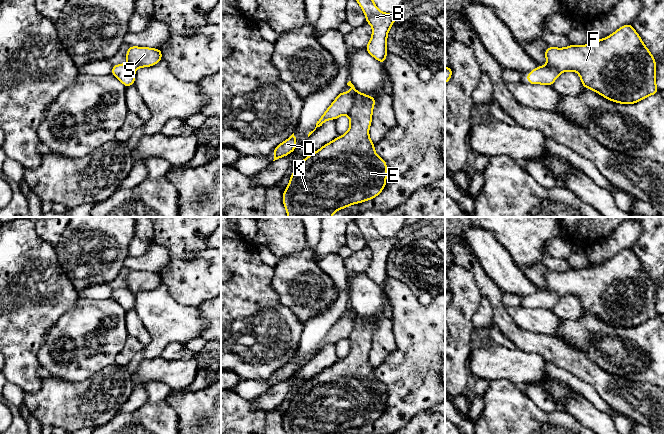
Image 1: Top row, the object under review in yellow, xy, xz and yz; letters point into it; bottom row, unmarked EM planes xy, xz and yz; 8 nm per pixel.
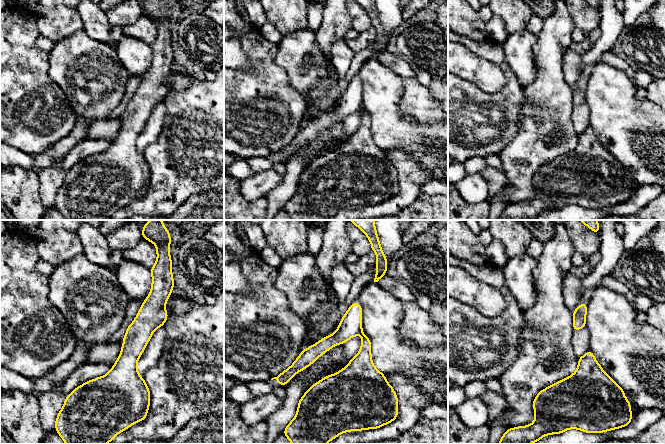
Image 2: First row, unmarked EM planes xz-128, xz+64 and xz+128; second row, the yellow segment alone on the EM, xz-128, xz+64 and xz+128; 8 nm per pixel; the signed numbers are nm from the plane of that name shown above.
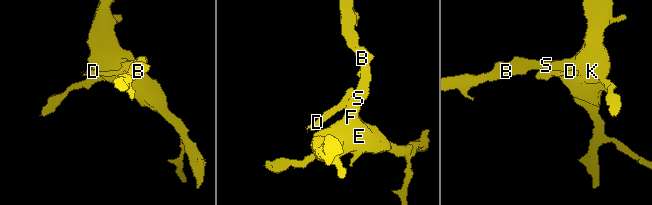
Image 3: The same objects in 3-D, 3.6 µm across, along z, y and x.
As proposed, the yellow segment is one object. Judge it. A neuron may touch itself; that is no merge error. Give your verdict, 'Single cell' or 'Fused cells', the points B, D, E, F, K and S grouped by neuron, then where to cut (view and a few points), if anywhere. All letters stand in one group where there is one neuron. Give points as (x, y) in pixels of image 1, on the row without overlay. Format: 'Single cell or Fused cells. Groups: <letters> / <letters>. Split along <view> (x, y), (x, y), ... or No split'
Fused cells. Groups: B E F K S / D. Split along xz (357, 315), (354, 326), (346, 338)

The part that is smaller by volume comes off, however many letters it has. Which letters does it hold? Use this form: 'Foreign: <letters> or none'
Foreign: D

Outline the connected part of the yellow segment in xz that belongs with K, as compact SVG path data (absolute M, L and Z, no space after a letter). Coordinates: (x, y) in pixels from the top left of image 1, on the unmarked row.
M356 316L347 338L349 354L303 383L291 399L283 416L286 434L340 434L381 417L386 409L387 387L376 378L374 367L369 362L375 325L372 320Z

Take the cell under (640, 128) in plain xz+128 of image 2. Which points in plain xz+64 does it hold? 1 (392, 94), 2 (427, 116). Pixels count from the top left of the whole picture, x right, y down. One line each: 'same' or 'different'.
1: same
2: different

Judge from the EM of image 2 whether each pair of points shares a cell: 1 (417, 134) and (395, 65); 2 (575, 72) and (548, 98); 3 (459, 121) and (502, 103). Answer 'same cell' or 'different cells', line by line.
1: different cells
2: different cells
3: same cell

